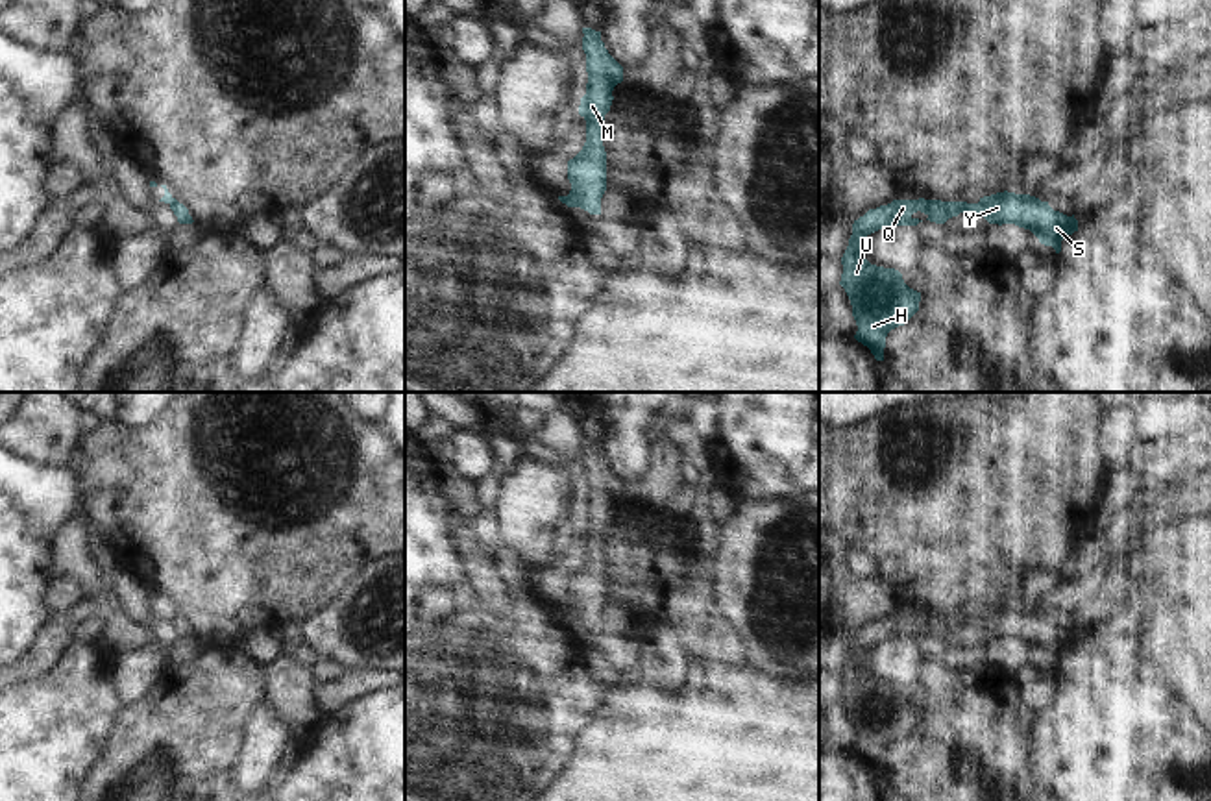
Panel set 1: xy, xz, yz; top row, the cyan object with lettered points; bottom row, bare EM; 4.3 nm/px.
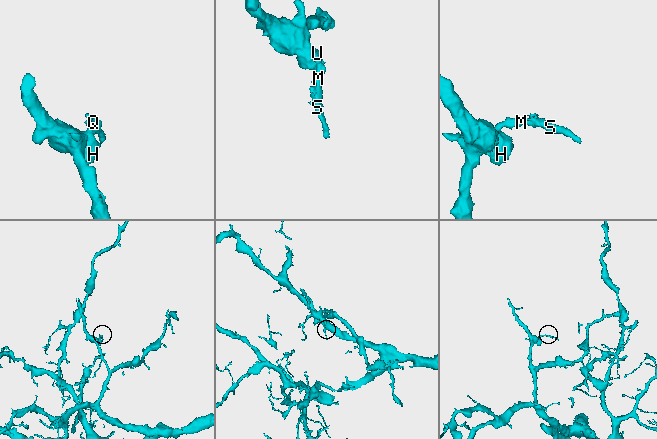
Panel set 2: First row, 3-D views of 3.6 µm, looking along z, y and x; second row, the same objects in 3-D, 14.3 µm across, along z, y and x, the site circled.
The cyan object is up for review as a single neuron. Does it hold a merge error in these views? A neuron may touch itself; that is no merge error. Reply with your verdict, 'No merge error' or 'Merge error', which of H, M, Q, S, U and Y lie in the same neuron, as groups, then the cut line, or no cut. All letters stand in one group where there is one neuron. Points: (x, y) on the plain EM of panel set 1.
No merge error. Groups: H M Q S U Y. No split.

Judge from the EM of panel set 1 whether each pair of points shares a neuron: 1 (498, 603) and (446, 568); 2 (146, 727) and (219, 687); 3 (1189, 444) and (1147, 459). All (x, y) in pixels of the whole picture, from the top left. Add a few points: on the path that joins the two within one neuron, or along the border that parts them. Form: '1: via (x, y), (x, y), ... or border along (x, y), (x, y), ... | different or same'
1: border along (450, 541), (457, 561), (466, 572), (466, 581) | different
2: via (165, 727), (178, 727), (200, 705) | same
3: via (1178, 444), (1158, 454) | same

